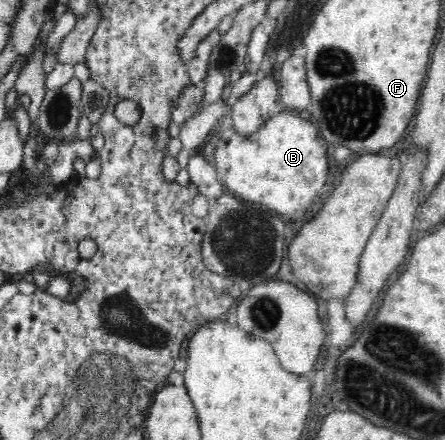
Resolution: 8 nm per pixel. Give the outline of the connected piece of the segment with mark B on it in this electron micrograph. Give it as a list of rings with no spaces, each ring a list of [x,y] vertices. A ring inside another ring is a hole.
[[[292,112],[274,113],[260,125],[259,129],[249,135],[236,131],[230,123],[225,125],[218,136],[213,165],[220,184],[227,187],[229,192],[244,201],[266,204],[268,208],[274,208],[282,214],[292,214],[298,208],[304,208],[306,204],[310,204],[328,174],[326,146],[318,136],[318,128],[312,122]]]

